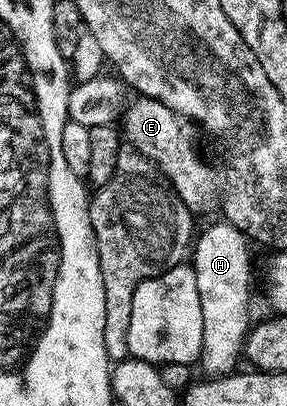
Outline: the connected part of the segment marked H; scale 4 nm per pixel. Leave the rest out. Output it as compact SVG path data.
M226 223L211 225L193 241L193 264L197 275L197 295L201 295L203 346L198 364L208 378L226 377L236 372L243 342L253 324L251 318L251 249L247 234Z

